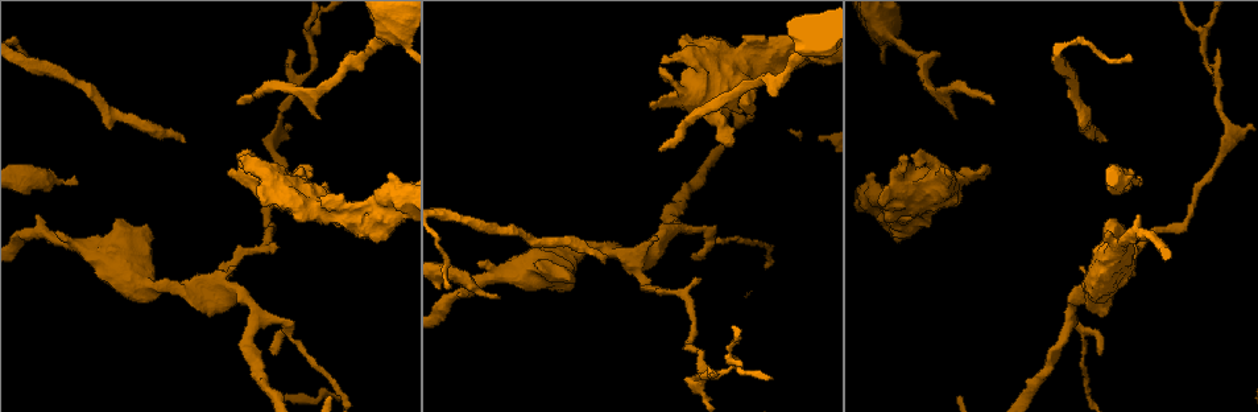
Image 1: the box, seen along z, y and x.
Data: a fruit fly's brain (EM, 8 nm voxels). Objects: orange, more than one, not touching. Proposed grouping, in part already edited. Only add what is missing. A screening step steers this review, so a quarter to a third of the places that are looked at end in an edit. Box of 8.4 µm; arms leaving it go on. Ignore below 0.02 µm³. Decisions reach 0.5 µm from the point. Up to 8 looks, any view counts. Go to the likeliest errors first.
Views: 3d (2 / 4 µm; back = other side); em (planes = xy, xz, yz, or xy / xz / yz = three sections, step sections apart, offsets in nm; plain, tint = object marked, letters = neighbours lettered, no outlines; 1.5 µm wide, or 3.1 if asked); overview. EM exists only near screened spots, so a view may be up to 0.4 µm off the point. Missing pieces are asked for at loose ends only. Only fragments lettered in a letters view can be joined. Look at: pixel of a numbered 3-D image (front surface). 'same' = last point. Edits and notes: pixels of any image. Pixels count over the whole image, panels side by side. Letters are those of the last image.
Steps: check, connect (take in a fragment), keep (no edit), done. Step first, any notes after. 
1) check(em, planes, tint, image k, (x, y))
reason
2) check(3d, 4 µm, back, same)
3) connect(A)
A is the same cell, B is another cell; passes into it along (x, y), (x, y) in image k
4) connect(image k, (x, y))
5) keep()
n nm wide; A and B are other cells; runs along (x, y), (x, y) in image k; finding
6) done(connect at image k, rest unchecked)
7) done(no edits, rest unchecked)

check(3d, 4 µm, image 1, (1104, 141))
long arm stops here

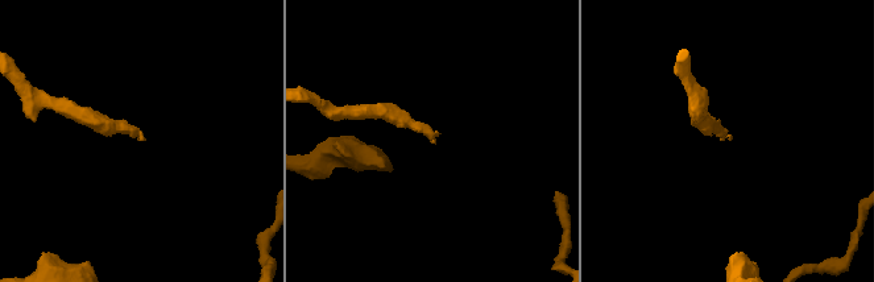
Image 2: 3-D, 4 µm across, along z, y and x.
check(em, planes, tint, image 2, (137, 139))
need the tissue

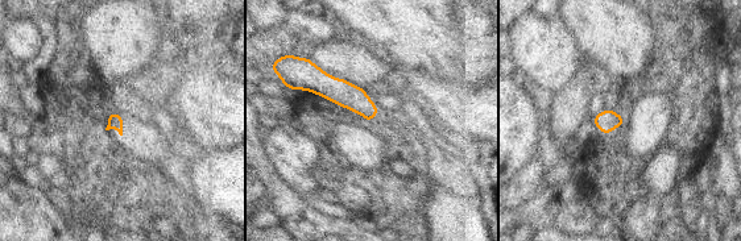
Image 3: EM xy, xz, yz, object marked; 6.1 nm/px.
check(em, planes, letters, same)
what lies round it

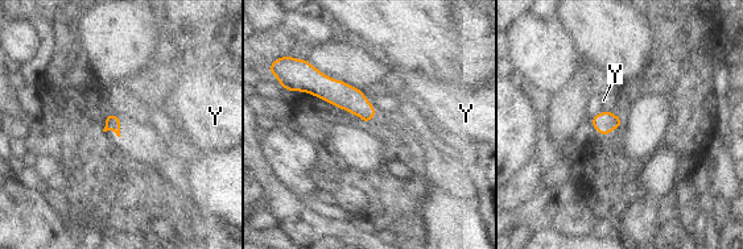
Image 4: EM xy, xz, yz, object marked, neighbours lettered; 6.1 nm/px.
keep()
Y is another cell; runs along (306, 84), (320, 84), (371, 111) in image 4; none of them fits

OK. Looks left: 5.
check(3d, 2 µm, image 1, (498, 299))
end of a long branch

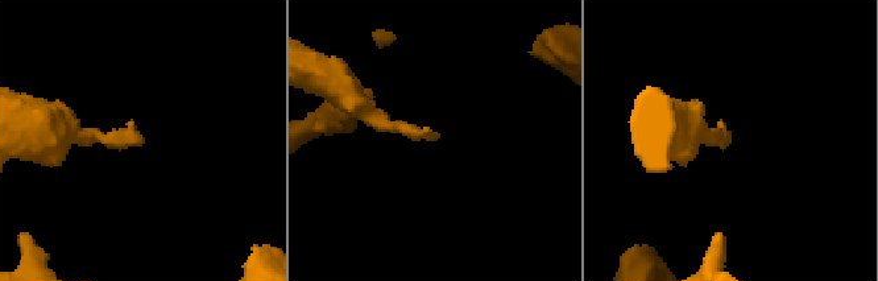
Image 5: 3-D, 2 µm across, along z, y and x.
check(em, yz, step 8, tint, image 5, (728, 143))
need the tissue

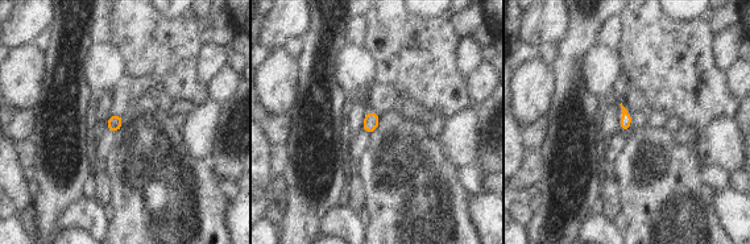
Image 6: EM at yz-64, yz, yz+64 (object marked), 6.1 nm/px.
check(em, planes, letters, same)

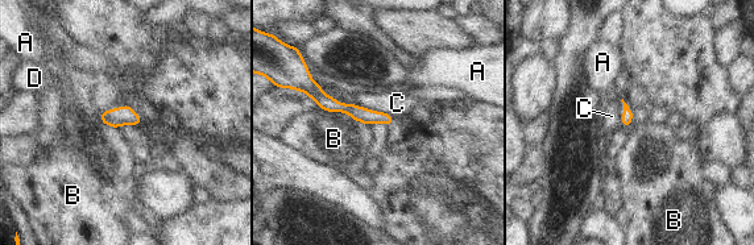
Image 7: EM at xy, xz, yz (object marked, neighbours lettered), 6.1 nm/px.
keep()
A, B, C and D are other cells; border along (319, 107), (343, 111), (368, 125) in image 7; no lettered fragment goes on from it

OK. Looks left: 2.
done(no edits, rest unchecked)

